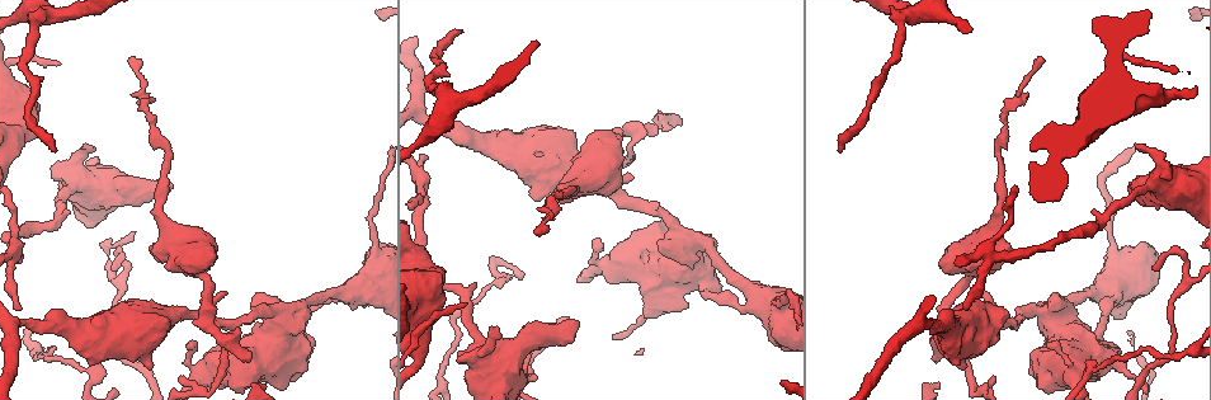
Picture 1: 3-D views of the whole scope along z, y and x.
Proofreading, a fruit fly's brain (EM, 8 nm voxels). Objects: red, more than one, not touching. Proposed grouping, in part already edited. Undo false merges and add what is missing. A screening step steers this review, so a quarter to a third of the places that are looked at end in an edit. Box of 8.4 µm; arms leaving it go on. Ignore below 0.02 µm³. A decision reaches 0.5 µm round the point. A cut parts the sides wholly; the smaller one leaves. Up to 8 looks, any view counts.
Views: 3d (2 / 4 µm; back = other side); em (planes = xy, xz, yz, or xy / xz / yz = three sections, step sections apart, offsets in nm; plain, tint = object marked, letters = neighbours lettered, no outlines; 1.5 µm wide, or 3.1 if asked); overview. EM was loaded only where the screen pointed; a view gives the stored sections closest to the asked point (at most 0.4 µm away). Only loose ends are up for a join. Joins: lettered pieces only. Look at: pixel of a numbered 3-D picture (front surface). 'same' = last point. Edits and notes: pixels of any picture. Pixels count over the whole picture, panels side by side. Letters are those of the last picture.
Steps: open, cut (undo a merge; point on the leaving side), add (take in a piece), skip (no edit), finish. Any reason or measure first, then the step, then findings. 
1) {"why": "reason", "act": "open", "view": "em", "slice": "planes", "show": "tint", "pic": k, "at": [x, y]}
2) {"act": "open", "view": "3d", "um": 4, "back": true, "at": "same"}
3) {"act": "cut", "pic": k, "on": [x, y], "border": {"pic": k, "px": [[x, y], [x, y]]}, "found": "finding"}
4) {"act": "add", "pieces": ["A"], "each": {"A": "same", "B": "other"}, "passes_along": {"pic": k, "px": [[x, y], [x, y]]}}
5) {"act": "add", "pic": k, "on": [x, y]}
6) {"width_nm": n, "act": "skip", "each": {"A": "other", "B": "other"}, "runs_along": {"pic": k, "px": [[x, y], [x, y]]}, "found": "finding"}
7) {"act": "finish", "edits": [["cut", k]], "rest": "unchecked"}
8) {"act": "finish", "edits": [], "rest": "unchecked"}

{"why": "sharp bend", "act": "open", "view": "3d", "um": 2, "pic": 1, "at": [427, 184]}

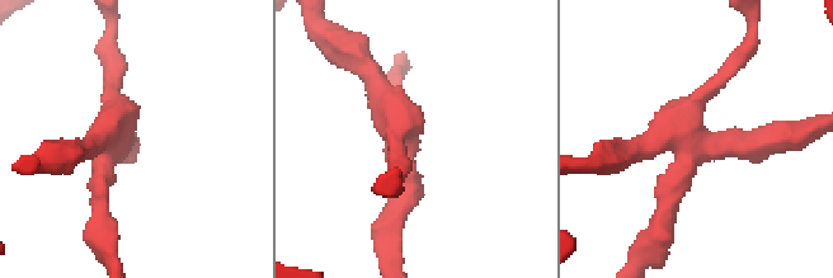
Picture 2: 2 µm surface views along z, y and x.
{"why": "shape alone is not enough", "act": "open", "view": "em", "slice": "planes", "show": "letters", "pic": 2, "at": [407, 139]}

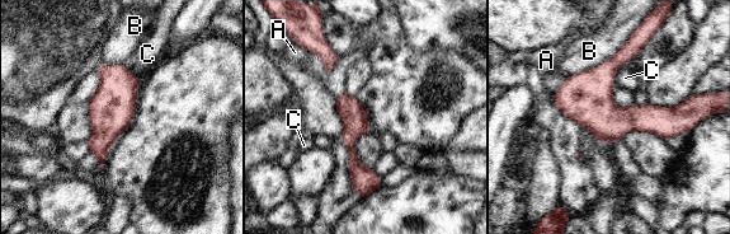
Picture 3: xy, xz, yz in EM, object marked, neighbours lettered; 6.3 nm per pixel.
{"act": "skip", "each": {"A": "other", "B": "other", "C": "other"}, "runs_along": {"pic": 3, "px": [[344, 97], [362, 192]]}, "found": "continuous, no second neuron"}

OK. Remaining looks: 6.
{"why": "tapers out", "act": "open", "view": "3d", "um": 4, "pic": 1, "at": [461, 29]}

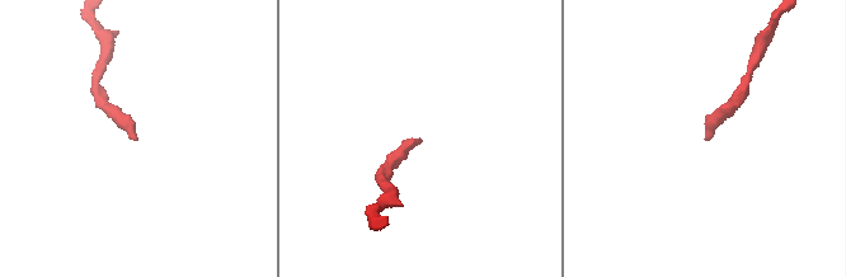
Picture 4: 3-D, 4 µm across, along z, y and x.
{"act": "open", "view": "em", "slice": "planes", "show": "letters", "pic": 4, "at": [421, 139]}

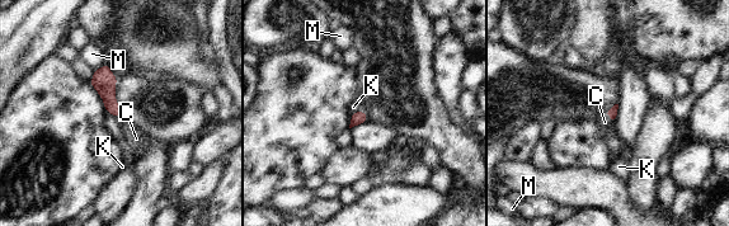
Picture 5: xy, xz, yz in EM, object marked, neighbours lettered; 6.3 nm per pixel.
{"act": "add", "pieces": ["C"], "each": {"C": "same", "K": "other", "M": "other"}, "passes_along": {"pic": 5, "px": [[612, 112], [610, 117], [605, 122]]}, "found": "it goes on there"}

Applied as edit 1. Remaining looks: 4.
{"act": "open", "view": "overview"}

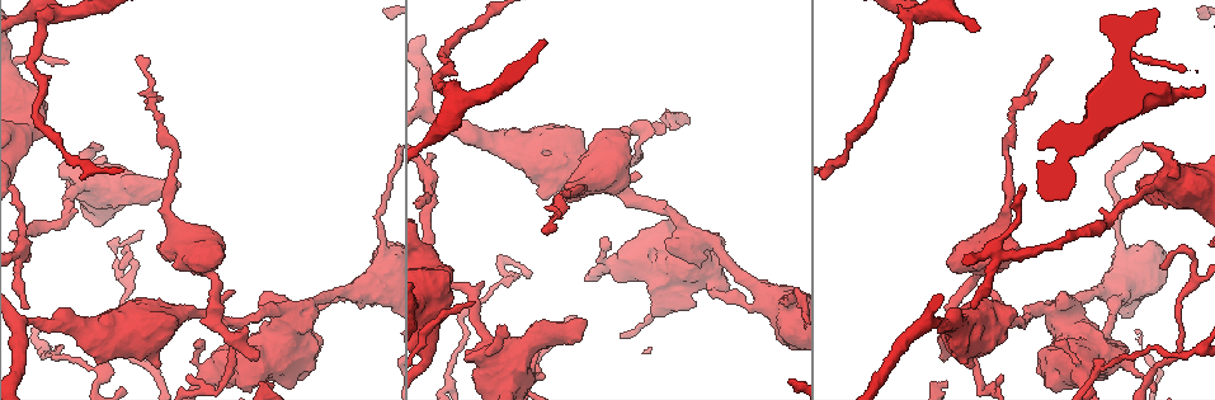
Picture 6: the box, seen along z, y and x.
{"why": "stops while still wide", "act": "open", "view": "em", "slice": "xz", "step": 8, "show": "tint", "pic": 6, "at": [159, 368]}

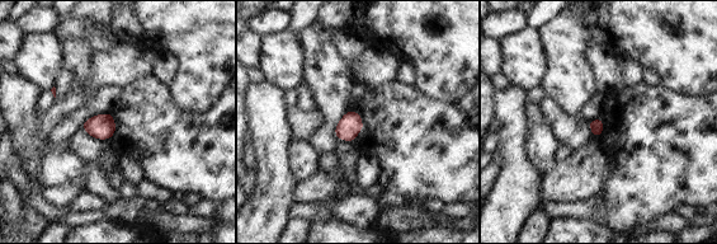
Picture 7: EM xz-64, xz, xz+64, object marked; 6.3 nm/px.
{"act": "open", "view": "em", "slice": "planes", "show": "letters", "at": "same"}

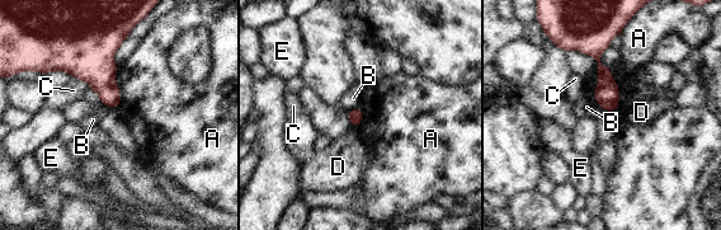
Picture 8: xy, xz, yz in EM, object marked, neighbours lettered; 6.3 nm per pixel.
{"longest_contact_nm": ["A", 160], "act": "skip", "each": {"A": "other", "B": "other", "C": "other", "D": "other", "E": "other"}, "border": {"pic": 8, "px": [[100, 102], [116, 109]]}, "found": "none of them fits"}

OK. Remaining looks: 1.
{"act": "finish", "edits": [["add", 5]], "rest": "unchecked"}

